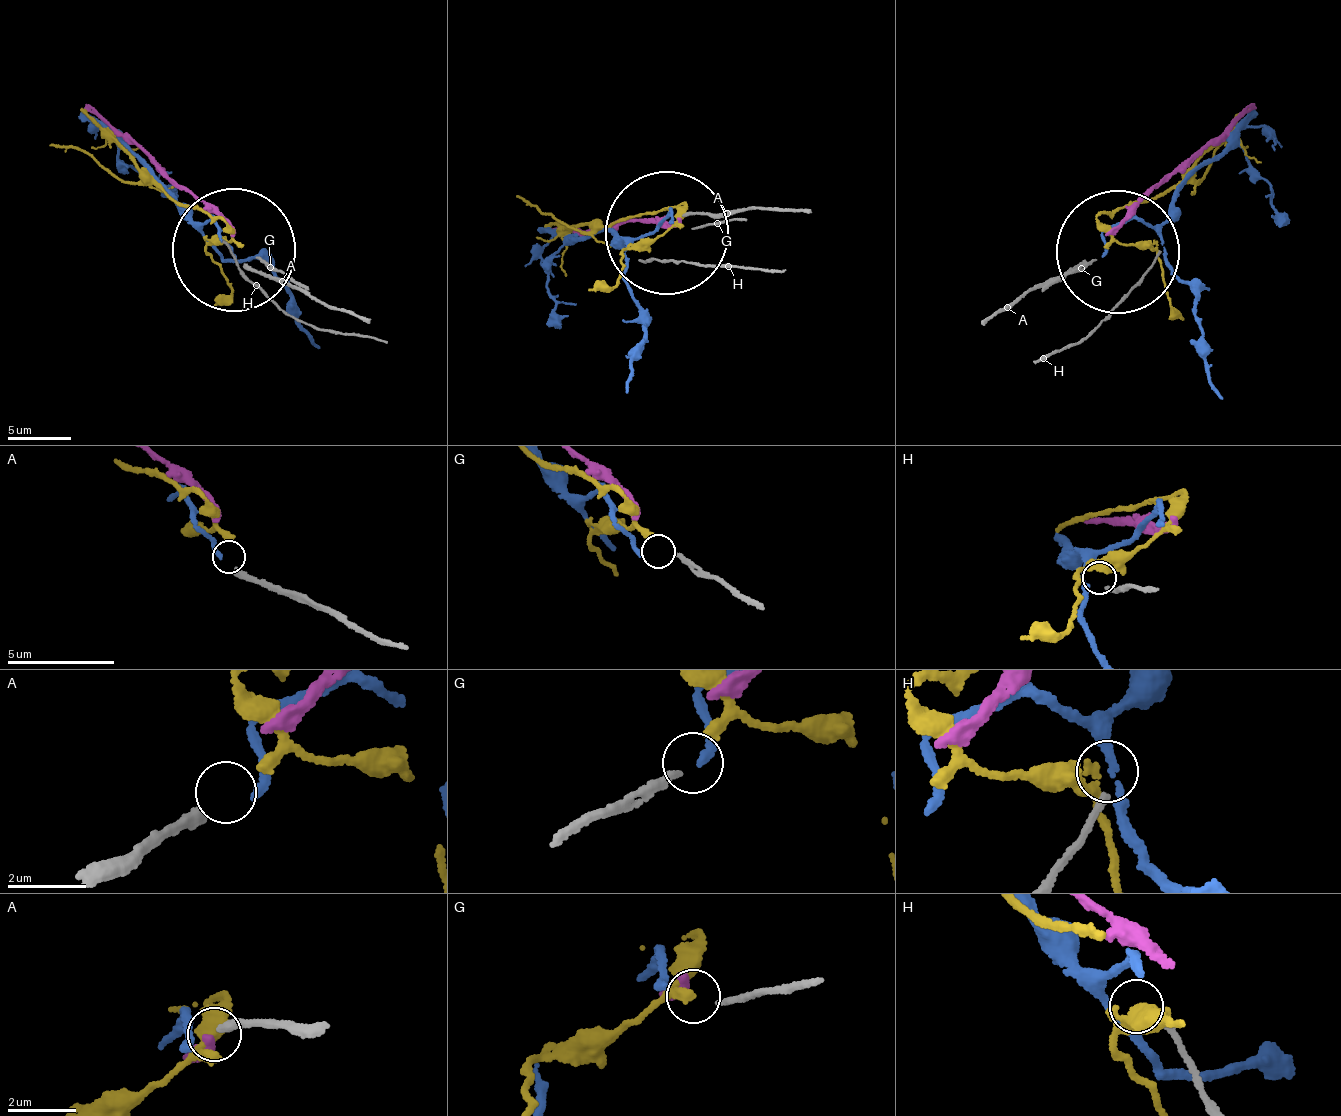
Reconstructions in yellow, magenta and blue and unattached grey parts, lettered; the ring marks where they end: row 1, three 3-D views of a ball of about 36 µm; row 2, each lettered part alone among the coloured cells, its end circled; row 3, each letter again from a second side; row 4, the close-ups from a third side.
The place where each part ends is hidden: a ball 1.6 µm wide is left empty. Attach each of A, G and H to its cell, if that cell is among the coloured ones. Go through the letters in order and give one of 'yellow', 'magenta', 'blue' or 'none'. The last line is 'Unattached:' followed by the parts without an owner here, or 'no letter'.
A: blue
G: yellow
H: none
Unattached: H

